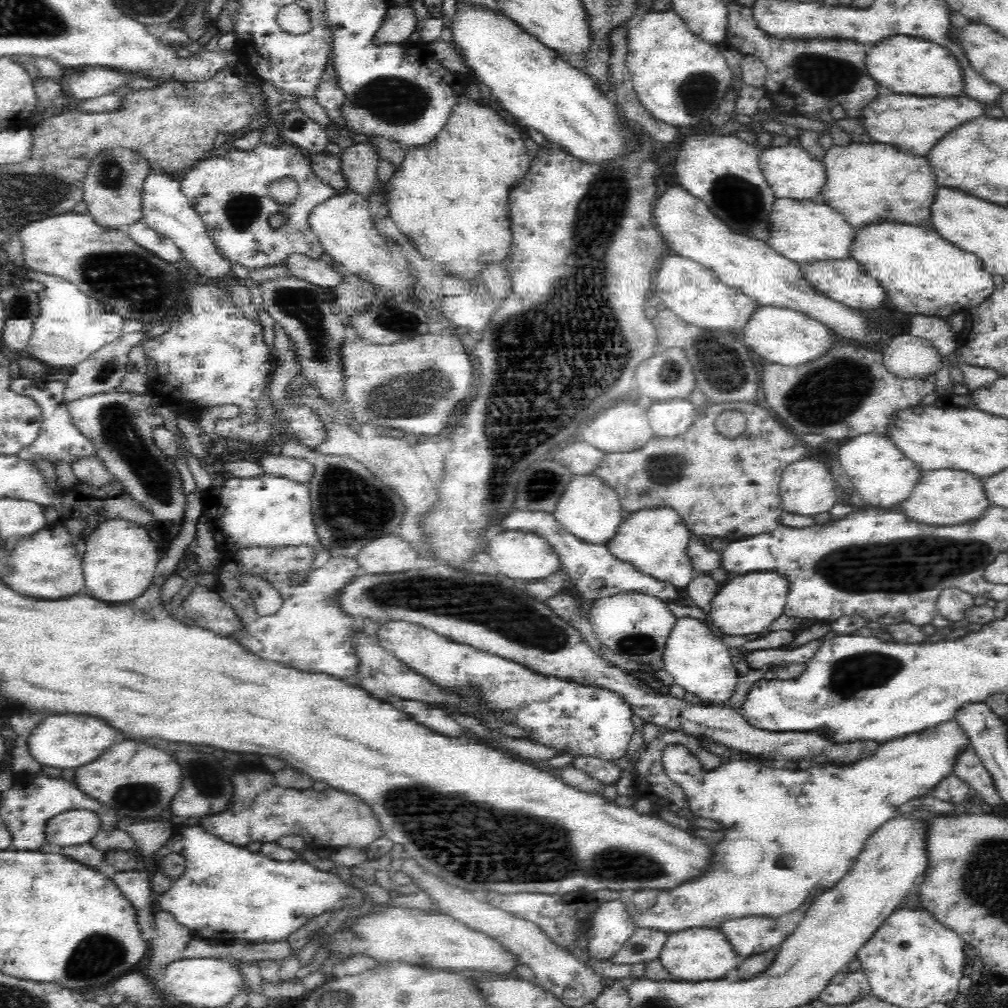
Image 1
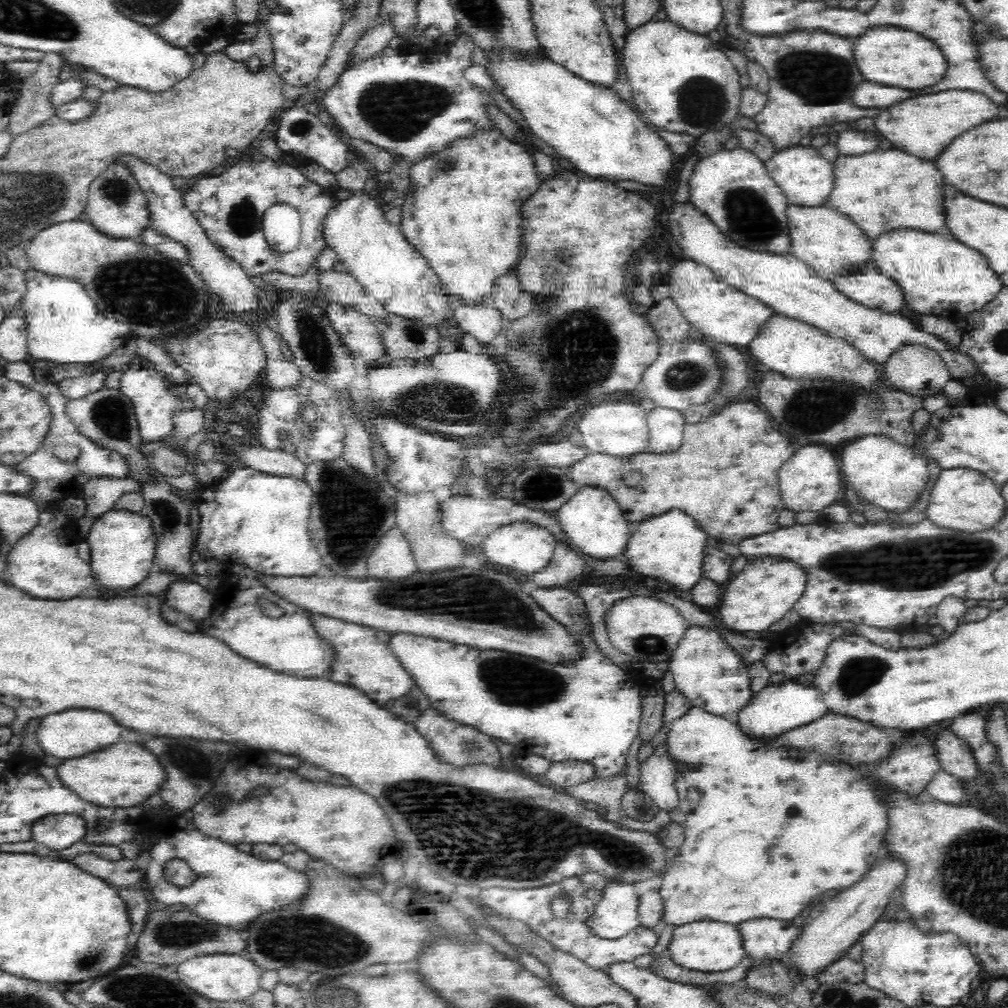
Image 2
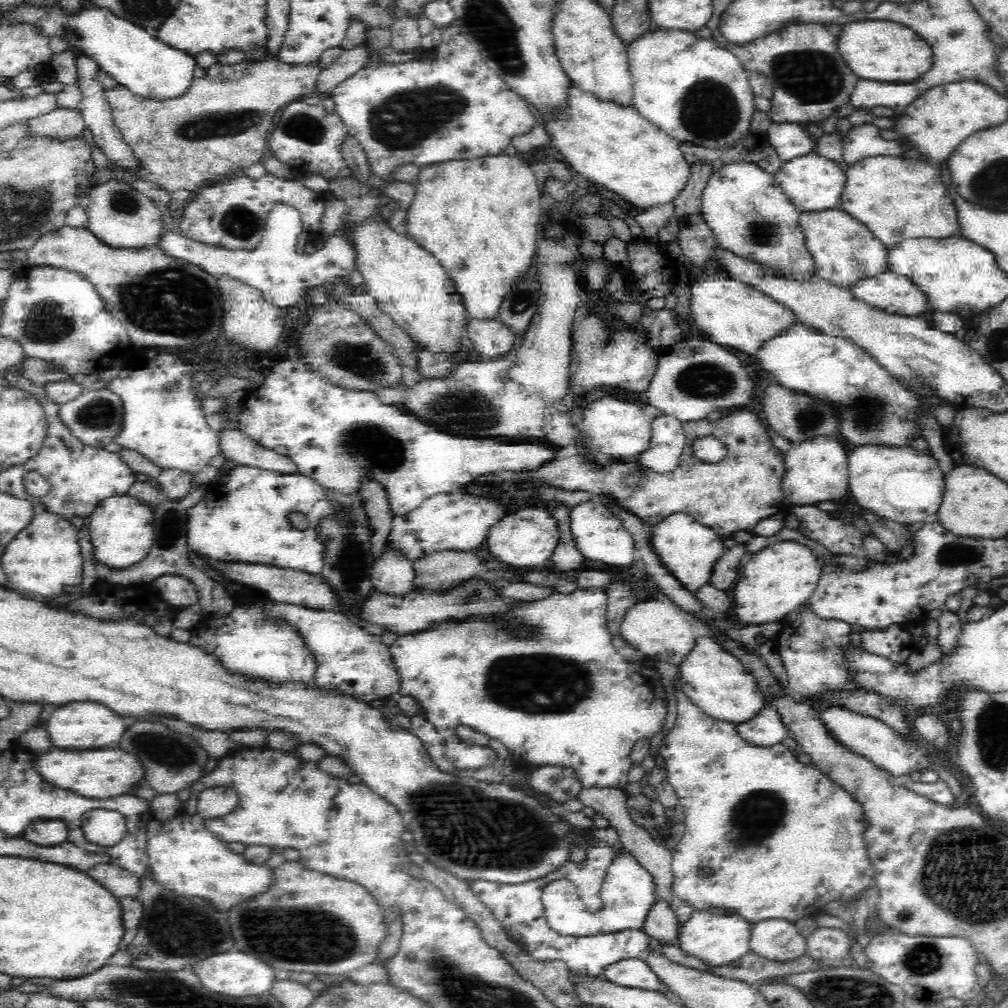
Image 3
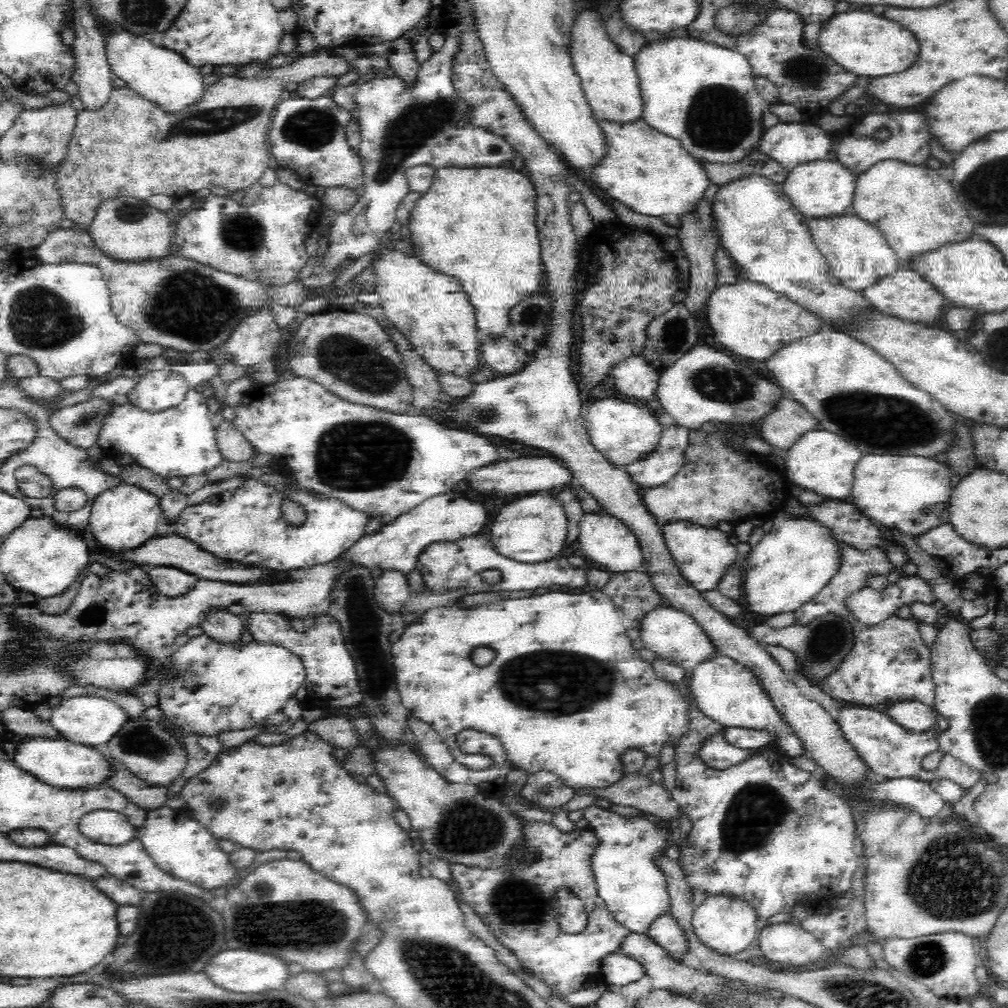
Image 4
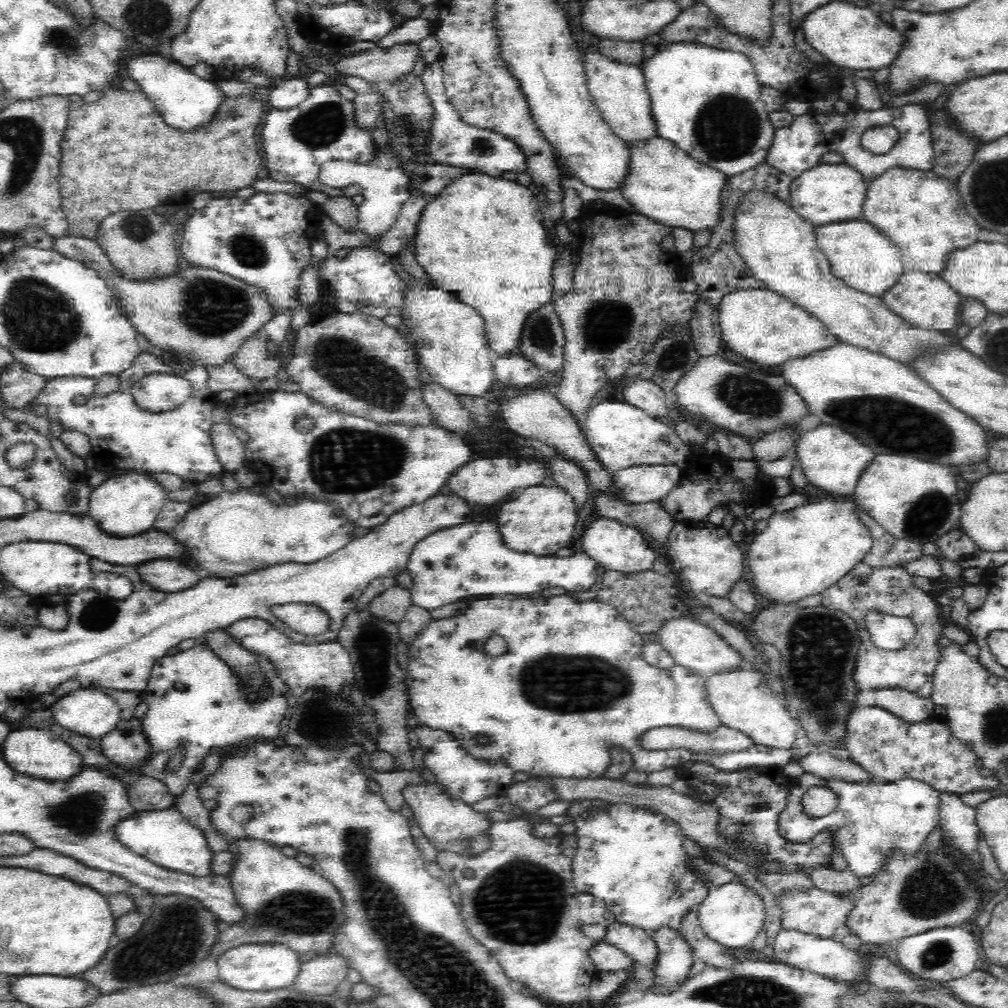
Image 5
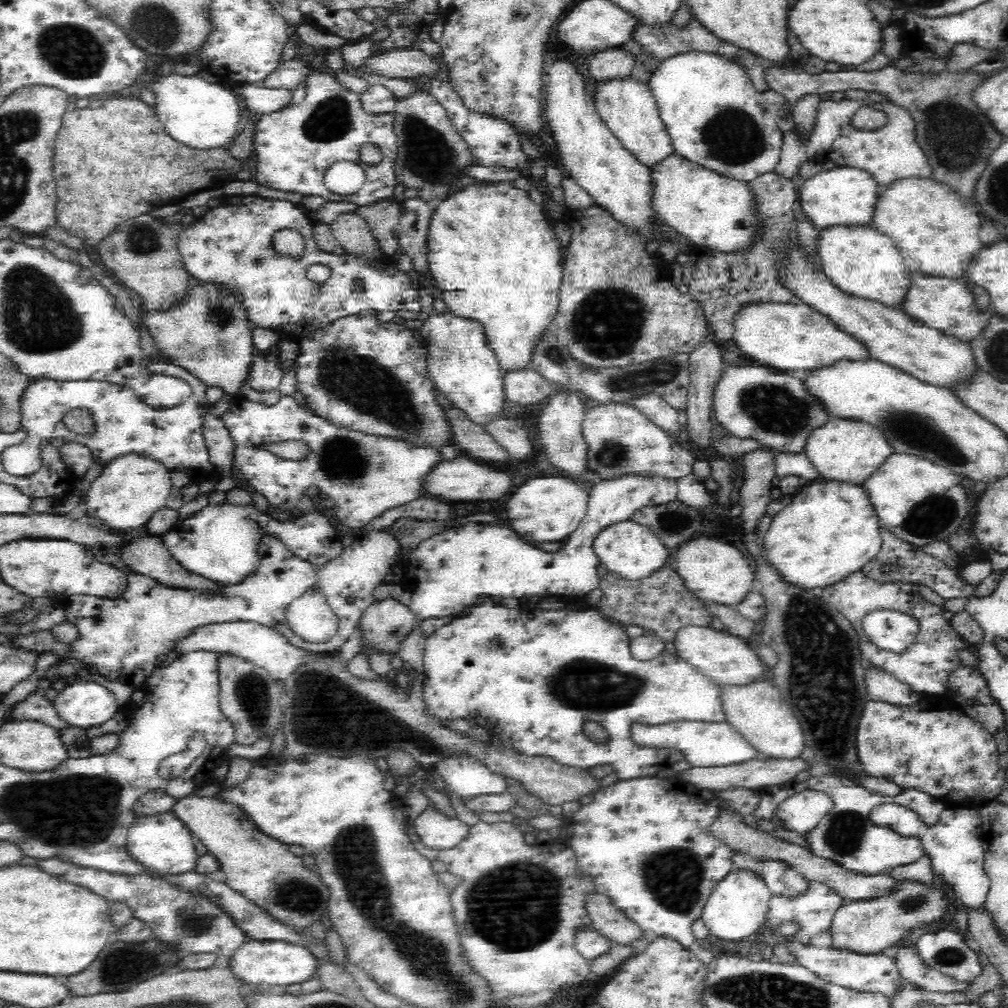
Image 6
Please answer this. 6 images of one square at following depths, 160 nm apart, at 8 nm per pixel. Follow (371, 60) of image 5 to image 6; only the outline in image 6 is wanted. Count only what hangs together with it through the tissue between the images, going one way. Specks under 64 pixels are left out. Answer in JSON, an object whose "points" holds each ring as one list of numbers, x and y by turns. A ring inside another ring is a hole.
{"points":[[408,47,406,49,390,49,366,58,362,62,370,75,384,78,401,78,418,80,445,73,439,59,431,58,423,50]]}

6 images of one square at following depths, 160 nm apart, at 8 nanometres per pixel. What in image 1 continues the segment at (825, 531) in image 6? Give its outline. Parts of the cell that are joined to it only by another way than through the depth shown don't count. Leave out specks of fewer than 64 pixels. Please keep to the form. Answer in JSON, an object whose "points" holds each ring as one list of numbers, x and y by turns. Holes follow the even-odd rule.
{"points":[[751,573,732,577,711,600,706,616,716,631,724,636,761,636,764,628,783,614,788,582,775,573]]}

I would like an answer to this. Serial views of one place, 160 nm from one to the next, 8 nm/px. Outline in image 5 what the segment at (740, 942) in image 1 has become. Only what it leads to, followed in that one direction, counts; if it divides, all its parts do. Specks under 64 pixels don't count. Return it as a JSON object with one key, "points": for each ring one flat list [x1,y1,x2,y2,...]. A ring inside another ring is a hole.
{"points":[[782,927,781,930,778,930,778,934,772,938,772,950,774,950,775,958,782,964,818,973,837,982,855,981,866,975,862,954,847,949,842,943,835,940,820,938,817,934,804,934,799,930]]}

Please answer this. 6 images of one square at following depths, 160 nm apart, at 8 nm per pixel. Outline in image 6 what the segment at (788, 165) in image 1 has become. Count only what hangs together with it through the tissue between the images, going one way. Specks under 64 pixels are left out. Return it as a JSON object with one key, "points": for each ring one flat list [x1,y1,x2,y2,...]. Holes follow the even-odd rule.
{"points":[[839,164,831,170,824,170,806,180,800,180,797,185,797,206,819,230,836,225,870,225,874,203,881,189,865,171]]}

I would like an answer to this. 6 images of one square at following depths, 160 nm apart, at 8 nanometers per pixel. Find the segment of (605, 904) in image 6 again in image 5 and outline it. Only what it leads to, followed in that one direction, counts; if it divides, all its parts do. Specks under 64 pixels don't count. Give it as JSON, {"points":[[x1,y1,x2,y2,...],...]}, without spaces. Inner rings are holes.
{"points":[[616,922,609,927,605,940,622,949,636,964,645,966,650,972,656,968,658,947,651,933]]}

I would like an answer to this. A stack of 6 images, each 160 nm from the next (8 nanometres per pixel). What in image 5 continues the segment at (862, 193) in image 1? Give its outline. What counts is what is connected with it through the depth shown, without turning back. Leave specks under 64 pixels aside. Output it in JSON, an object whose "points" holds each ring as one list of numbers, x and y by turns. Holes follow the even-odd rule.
{"points":[[891,167,878,177,867,182,862,218,868,221,878,232,889,238,901,255,903,270,937,273,942,267,946,254,950,251,970,246,978,241,978,230,974,218,970,218,964,204,960,202,954,188,950,188,948,180,936,176,932,171,912,170,909,167]]}

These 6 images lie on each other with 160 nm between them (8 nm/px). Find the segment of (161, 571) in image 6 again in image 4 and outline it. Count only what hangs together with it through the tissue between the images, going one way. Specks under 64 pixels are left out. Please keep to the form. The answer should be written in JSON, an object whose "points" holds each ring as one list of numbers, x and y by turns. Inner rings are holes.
{"points":[[150,567,147,574,155,590,170,598,188,594,199,582,192,574,174,567]]}

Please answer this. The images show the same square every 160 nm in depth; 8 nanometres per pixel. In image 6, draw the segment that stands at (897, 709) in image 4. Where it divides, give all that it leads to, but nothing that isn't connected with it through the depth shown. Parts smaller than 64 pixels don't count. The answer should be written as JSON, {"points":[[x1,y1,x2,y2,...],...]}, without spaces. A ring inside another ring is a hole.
{"points":[[866,669,865,682,870,701,887,702,892,706,901,706,902,708,912,708,920,702,927,702,925,695,914,694,907,684,881,670]]}

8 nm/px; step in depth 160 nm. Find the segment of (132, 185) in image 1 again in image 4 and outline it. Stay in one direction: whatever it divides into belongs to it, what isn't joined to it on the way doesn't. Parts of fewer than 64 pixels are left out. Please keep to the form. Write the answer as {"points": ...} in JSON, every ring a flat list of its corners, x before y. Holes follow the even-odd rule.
{"points":[[117,196,102,199,86,231,94,244,110,257,130,261,162,258,170,248,170,222,164,212,148,205,147,199]]}

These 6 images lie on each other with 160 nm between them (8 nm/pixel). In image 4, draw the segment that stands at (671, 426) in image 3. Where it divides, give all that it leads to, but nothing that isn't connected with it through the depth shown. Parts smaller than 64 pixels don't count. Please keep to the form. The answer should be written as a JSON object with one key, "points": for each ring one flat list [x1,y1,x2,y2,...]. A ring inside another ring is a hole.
{"points":[[680,426,661,428,658,446,644,458,625,466,630,478,642,487,655,487,669,481,685,462,689,429]]}

